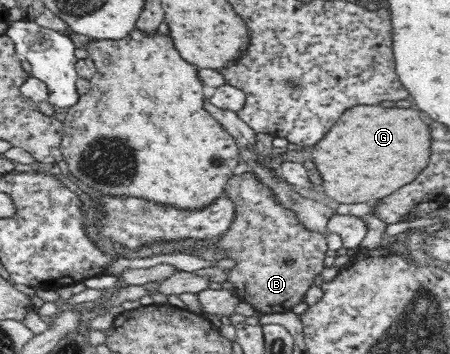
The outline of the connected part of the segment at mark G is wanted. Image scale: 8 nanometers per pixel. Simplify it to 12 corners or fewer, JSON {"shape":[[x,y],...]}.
{"shape":[[355,106],[309,150],[328,197],[371,203],[430,159],[419,111]]}

